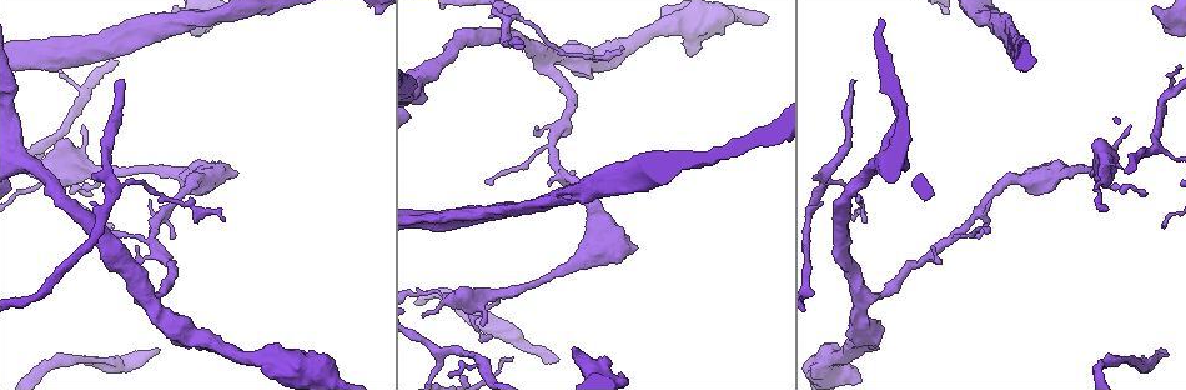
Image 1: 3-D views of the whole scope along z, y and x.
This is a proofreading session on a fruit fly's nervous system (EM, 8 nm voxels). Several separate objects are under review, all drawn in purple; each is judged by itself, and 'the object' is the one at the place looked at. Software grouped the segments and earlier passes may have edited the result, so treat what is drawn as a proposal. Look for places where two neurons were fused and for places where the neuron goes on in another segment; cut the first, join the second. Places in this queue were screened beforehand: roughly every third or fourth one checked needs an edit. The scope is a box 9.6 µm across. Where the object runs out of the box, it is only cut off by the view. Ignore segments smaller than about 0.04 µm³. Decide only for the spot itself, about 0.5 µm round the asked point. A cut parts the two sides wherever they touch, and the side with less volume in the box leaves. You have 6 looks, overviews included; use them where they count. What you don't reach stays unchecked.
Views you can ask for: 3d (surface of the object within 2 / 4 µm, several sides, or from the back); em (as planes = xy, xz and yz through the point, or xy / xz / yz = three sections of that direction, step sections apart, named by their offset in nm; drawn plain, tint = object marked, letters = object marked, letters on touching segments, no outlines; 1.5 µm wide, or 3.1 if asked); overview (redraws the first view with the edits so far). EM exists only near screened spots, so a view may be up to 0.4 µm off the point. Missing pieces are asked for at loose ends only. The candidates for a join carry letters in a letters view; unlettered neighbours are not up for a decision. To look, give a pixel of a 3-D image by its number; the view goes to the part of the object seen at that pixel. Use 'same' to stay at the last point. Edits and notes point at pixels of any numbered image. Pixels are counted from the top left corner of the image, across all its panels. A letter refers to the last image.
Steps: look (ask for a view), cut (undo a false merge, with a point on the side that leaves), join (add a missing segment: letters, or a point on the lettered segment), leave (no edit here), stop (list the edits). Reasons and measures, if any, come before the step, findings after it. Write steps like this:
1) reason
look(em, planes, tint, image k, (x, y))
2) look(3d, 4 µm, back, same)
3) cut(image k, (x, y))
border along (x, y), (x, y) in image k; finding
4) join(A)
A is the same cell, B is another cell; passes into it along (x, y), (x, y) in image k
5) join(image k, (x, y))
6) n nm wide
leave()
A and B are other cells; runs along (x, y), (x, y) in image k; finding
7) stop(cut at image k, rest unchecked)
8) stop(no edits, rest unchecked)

look(3d, 2 µm, image 1, (537, 125))

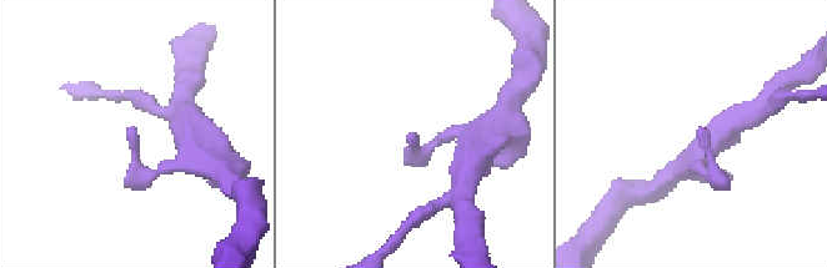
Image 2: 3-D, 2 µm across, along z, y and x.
look(em, planes, letters, image 2, (409, 135))

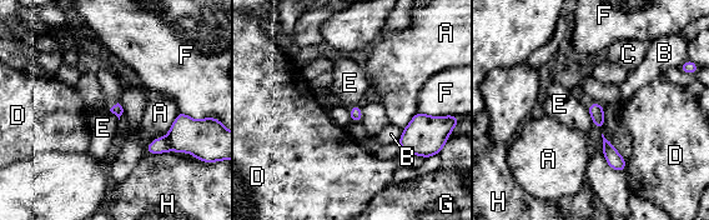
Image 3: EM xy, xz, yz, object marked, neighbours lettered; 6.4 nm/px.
leave()
A, B, C, D, E, F, G and H are other cells; border along (587, 109), (594, 125) in image 3; none of them fits

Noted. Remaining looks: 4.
an open end
look(3d, 2 µm, back, image 1, (853, 81))

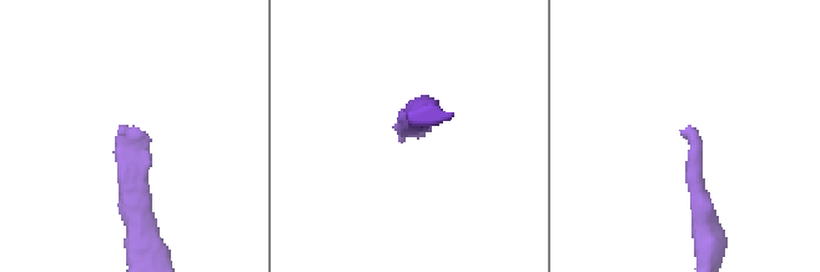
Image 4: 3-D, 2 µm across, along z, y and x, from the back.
look(em, planes, letters, image 4, (130, 130))

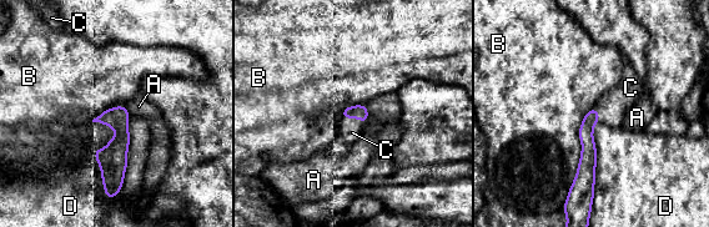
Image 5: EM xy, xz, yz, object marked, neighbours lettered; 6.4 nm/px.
join(C)
C is the same cell, A, B and D are other cells; passes into it along (592, 117), (596, 109), (623, 96) in image 5; it goes on there

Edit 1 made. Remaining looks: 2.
stop(join at image 5, rest unchecked)

